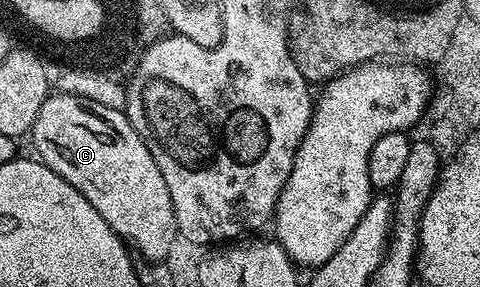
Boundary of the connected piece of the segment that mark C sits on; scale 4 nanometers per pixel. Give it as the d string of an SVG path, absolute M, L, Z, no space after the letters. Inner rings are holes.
M51 93L34 121L33 153L52 172L76 188L104 220L151 264L161 263L179 237L168 184L152 160L152 152L121 110L85 102L71 94Z

